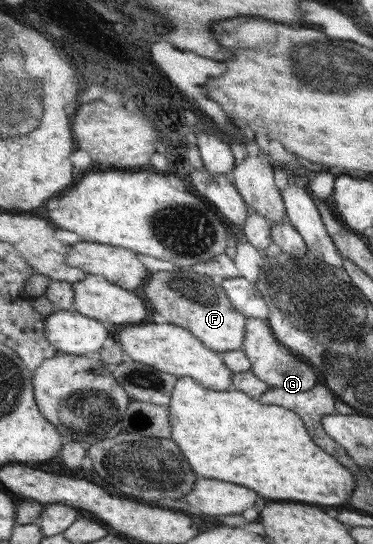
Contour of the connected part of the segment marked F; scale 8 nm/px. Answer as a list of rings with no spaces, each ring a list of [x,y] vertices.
[[[180,268],[170,272],[157,271],[150,274],[140,292],[153,312],[161,314],[168,324],[188,329],[209,349],[223,353],[243,348],[247,316],[235,308],[222,286],[215,284],[211,277]]]

